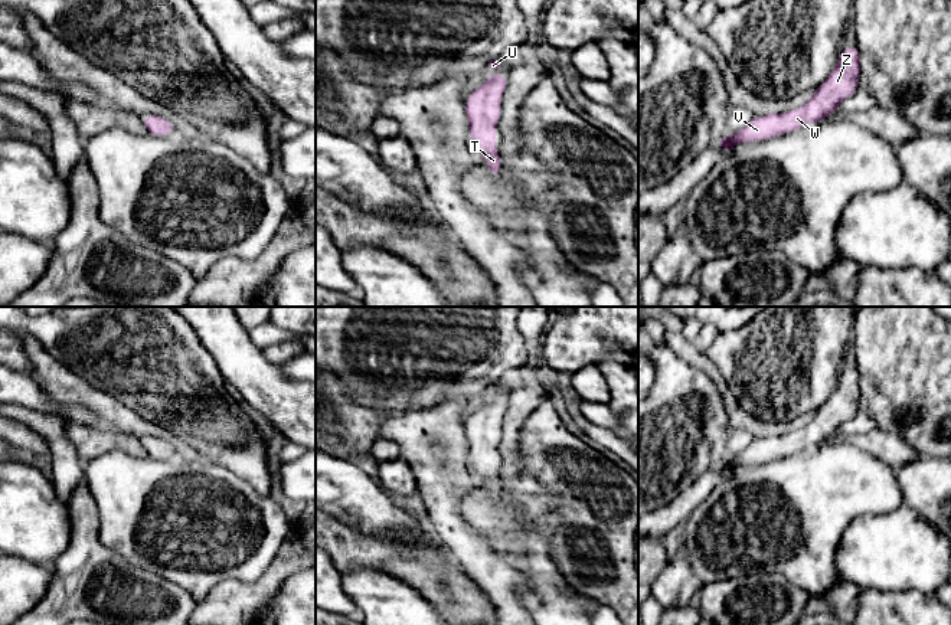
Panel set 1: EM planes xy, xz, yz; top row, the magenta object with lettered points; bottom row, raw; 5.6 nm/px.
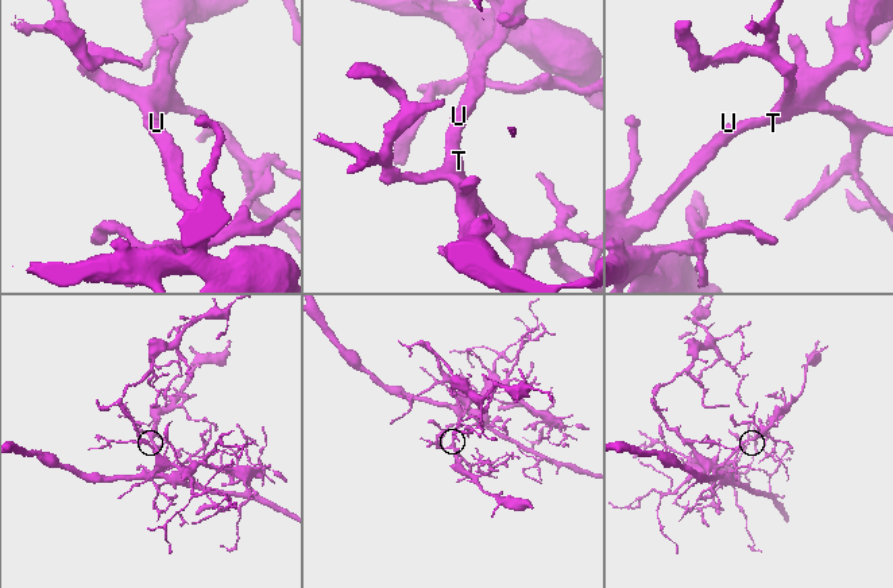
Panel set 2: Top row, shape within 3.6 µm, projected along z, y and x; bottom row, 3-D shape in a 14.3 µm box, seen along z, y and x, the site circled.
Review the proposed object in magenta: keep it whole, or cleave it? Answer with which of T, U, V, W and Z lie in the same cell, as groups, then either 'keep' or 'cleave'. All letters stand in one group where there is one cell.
T U V W Z | keep

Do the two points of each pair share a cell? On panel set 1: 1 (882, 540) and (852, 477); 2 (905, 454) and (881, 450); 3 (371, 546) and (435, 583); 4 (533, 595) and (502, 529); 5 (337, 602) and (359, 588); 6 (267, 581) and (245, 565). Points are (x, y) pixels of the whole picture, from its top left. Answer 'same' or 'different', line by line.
1: different
2: same
3: same
4: same
5: different
6: different

